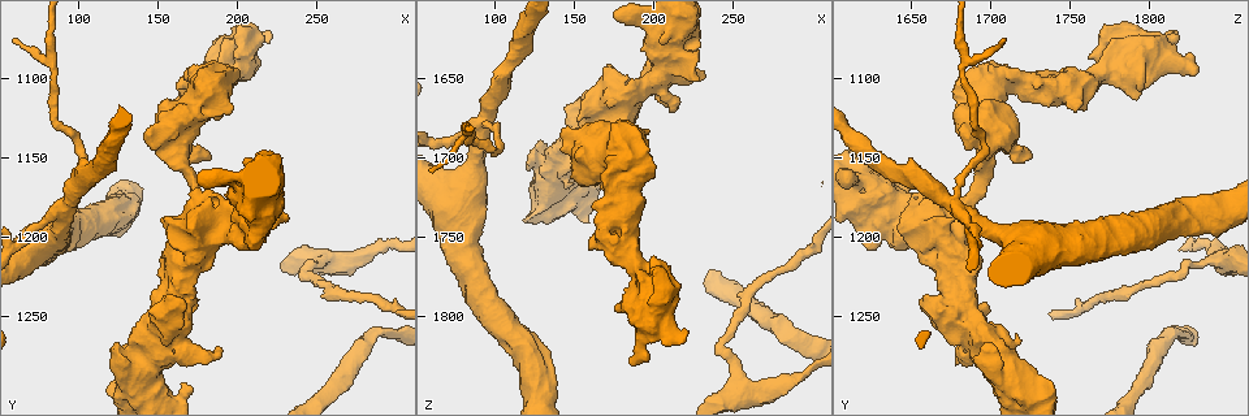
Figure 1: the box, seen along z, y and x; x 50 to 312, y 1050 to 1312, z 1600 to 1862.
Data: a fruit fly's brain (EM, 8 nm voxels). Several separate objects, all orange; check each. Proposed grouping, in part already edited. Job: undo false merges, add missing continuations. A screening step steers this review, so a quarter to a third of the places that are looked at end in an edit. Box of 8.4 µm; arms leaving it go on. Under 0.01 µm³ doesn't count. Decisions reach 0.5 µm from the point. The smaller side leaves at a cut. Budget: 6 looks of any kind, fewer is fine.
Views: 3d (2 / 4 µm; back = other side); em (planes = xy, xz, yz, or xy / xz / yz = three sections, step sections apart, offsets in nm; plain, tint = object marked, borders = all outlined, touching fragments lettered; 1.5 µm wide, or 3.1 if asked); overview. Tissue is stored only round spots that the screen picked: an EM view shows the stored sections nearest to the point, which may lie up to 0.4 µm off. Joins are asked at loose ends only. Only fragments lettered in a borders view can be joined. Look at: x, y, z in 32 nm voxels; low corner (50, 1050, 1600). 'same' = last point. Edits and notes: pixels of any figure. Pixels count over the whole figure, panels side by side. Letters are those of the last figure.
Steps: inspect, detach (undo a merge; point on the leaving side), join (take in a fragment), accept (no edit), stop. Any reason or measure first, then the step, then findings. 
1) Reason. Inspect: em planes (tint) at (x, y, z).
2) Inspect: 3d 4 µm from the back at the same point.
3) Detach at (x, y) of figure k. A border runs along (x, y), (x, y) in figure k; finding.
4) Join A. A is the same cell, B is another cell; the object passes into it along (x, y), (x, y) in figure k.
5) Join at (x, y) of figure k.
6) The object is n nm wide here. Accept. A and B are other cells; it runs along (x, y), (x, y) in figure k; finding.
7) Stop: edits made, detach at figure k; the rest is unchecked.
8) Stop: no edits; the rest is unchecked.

Three-way junction. Inspect: em planes (plain) at (174, 1108, 1742).

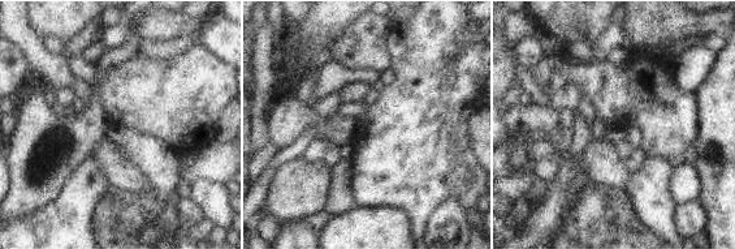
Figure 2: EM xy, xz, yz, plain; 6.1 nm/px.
Inspect: em planes (borders) at the same point.

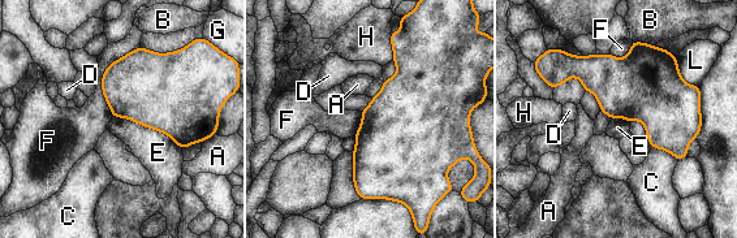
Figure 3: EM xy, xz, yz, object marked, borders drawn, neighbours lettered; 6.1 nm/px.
Accept. A, B, C, D, E, F, G, H and L are other cells; a border runs along (112, 116), (166, 133), (181, 148) in figure 3; continuous, no second neuron.

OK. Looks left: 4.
Branch stops here. Inspect: em planes (borders) at (178, 1172, 1662).

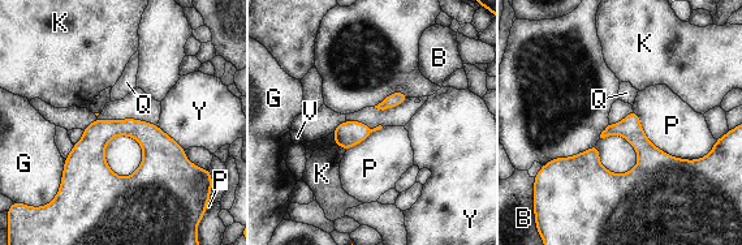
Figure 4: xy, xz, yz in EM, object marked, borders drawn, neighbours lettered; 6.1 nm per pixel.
Accept. B, G, K, P, Q, V and Y are other cells; a border runs along (633, 108), (655, 146), (706, 155) in figure 4; none of them fits.

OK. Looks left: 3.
Sudden change in width. Inspect: 3d 2 µm at (92, 1178, 1676).

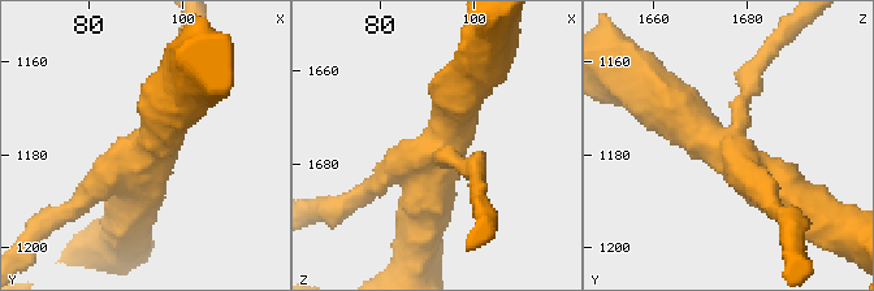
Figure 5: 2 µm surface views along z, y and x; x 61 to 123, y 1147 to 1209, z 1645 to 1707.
4 arms meet here. Inspect: em xy step 8 (tint) at (93, 1180, 1678).

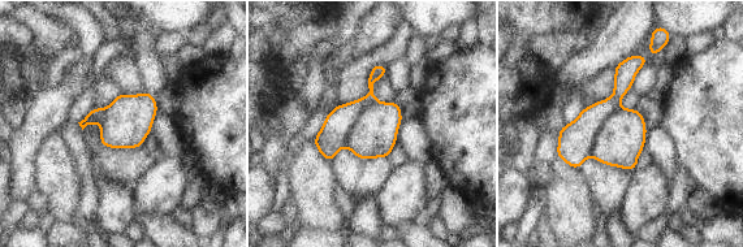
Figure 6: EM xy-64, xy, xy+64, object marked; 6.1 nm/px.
What lies round it. Inspect: em xy step 8 (borders) at the same point.

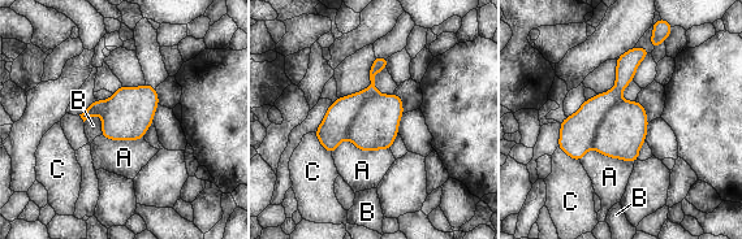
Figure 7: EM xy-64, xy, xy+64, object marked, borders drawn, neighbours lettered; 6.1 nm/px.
Detach at (577, 135) of figure 7. A, B and C are other cells; two neurons meet here.

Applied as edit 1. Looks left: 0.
Stop: edits made, detach at figure 7; the rest is unchecked.

